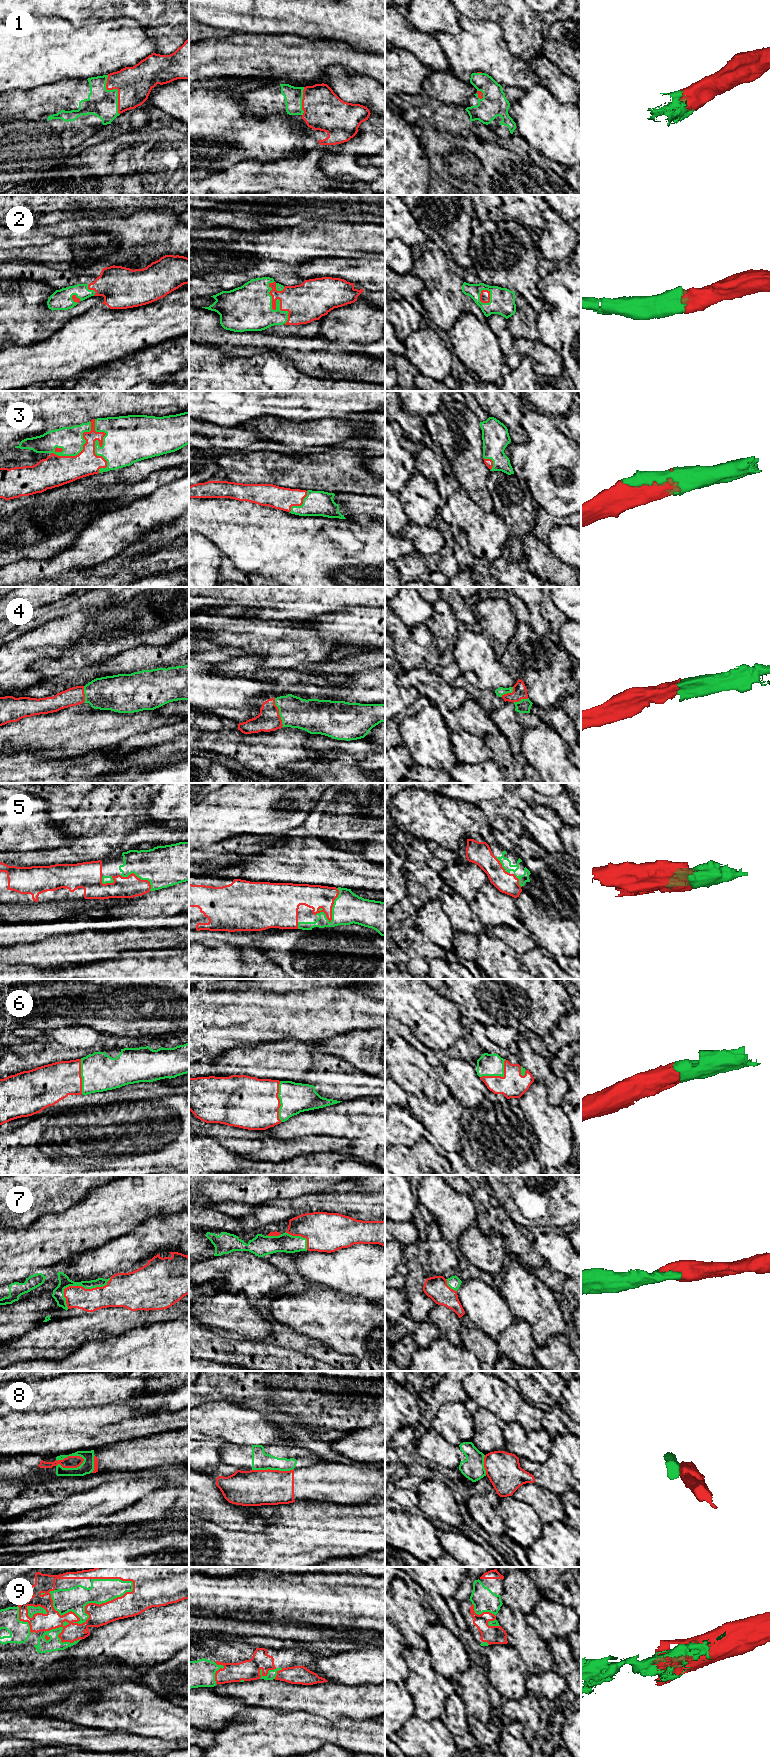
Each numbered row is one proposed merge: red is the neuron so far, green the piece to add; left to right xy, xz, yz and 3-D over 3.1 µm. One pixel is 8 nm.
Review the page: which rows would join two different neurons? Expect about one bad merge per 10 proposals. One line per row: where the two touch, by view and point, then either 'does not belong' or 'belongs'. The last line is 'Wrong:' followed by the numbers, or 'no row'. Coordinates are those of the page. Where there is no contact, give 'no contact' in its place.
1: meets red in xy at (117, 89); belongs
2: meets red in xz at (275, 303); belongs
3: meets red in xy at (96, 439); belongs
4: meets red in xz at (278, 712); belongs
5: meets red in xz at (332, 905); belongs
6: meets red in yz at (499, 1076); belongs
7: meets red in xy at (78, 1286); belongs
8: meets red in xy at (70, 1467); does not belong
9: meets red in xy at (85, 1612); belongs
Wrong: 8

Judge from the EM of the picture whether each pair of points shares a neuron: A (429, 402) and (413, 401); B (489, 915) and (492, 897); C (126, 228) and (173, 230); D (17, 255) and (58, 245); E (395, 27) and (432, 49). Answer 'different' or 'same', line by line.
A: same
B: same
C: same
D: same
E: same

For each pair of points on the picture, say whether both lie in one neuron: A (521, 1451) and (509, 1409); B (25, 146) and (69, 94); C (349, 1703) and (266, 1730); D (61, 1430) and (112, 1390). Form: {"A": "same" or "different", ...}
{"A": "different", "B": "same", "C": "different", "D": "different"}

